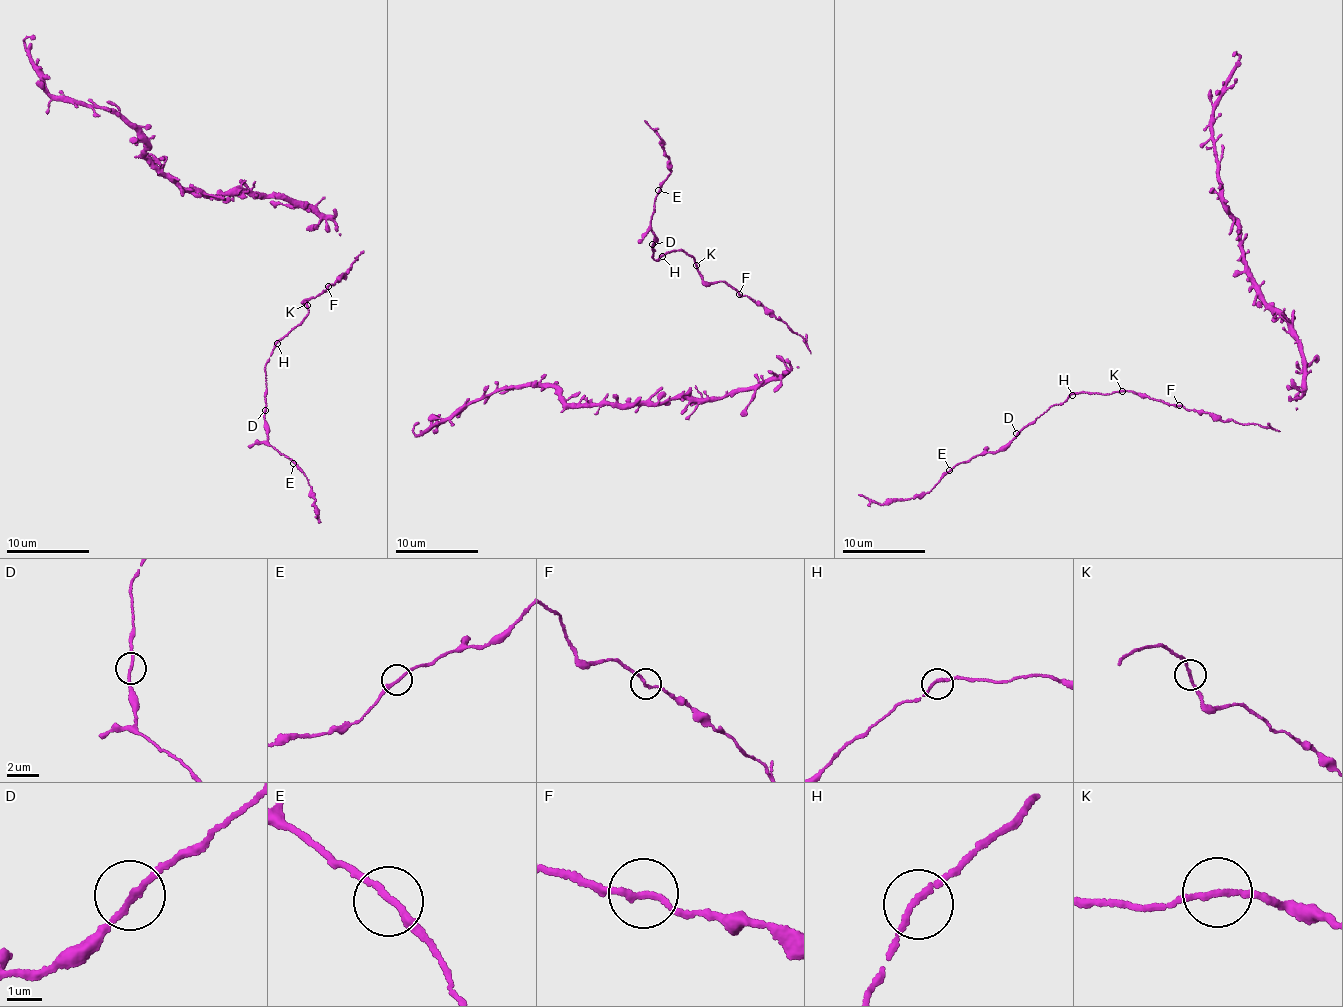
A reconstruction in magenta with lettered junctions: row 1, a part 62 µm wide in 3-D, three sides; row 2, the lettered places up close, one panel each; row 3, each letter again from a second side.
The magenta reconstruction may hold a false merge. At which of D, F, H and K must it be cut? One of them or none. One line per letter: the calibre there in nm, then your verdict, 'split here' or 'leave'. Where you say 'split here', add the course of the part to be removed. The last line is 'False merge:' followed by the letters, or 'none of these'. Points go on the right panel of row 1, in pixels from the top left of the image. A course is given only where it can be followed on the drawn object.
D: calibre 180 nm; leave
F: calibre 170 nm; leave
H: calibre 150 nm; leave
K: calibre 160 nm; leave
False merge: none of these

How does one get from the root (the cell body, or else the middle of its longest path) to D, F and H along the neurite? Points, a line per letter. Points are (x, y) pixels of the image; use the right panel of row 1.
D: (1273, 428), (1216, 419), (1207, 412), (1164, 403), (1145, 394), (1125, 390), (1108, 395), (1075, 392), (1017, 433)
F: (1273, 428), (1216, 419), (1207, 412), (1179, 405)
H: (1273, 428), (1216, 419), (1207, 412), (1164, 403), (1145, 394), (1125, 390), (1108, 395), (1081, 391), (1072, 395)

